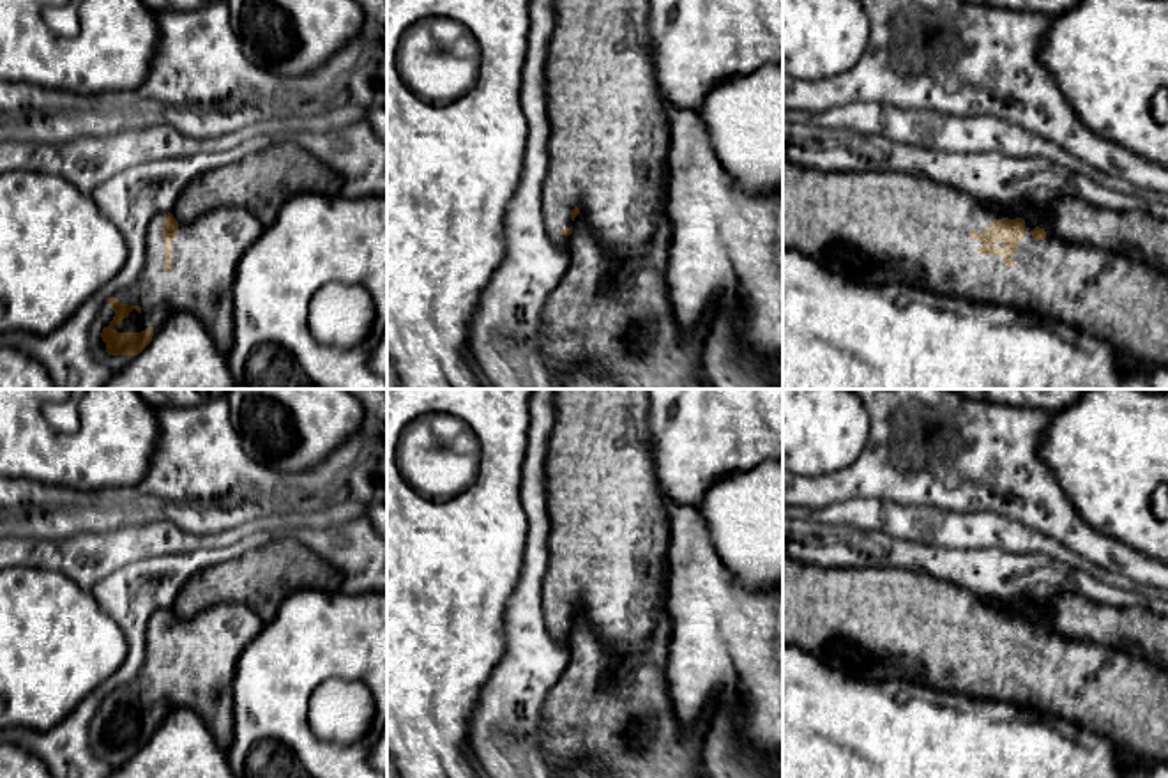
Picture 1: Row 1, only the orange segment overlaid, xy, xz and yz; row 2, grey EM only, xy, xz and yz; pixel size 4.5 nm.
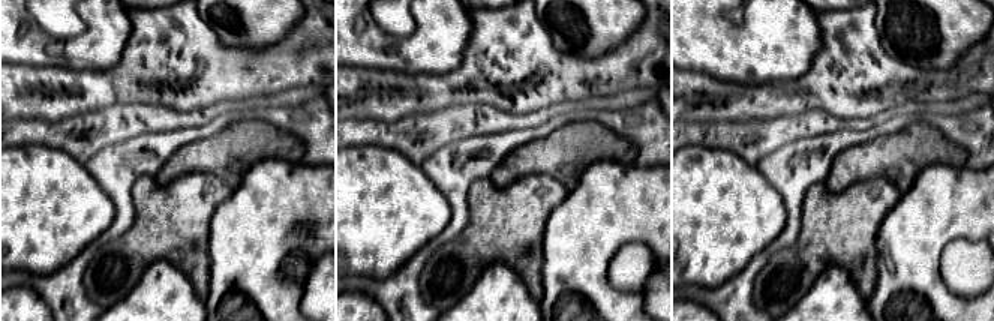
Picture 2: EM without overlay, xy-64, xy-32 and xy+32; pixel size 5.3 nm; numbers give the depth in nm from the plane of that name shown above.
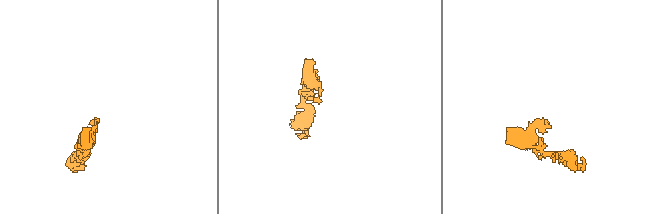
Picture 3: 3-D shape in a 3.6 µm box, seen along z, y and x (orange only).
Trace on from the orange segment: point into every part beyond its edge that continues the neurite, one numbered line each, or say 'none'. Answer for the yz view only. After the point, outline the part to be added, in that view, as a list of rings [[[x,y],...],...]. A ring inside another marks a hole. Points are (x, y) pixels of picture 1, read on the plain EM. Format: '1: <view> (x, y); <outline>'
1: yz (870, 623); [[[783,557],[783,645],[790,645],[799,651],[804,651],[815,656],[816,660],[820,660],[829,668],[834,668],[855,679],[862,679],[862,681],[901,679],[901,681],[928,686],[938,691],[951,691],[951,693],[967,695],[981,700],[998,700],[998,702],[1013,704],[1018,707],[1030,707],[1037,713],[1050,713],[1053,716],[1064,718],[1067,721],[1073,721],[1076,725],[1081,725],[1092,730],[1094,734],[1113,743],[1119,750],[1129,753],[1133,759],[1136,759],[1145,766],[1168,764],[1168,674],[1166,672],[1120,649],[1067,637],[1057,628],[1028,617],[1025,617],[1025,633],[1018,638],[1018,647],[1011,652],[1011,656],[1016,661],[1007,663],[1004,660],[1002,651],[979,651],[977,645],[982,642],[982,638],[974,637],[970,633],[972,624],[975,626],[975,629],[982,629],[982,626],[990,622],[993,615],[1002,615],[1002,614],[1016,615],[1016,612],[1004,610],[997,605],[990,605],[984,598],[977,596],[968,589],[958,587],[951,582],[929,578],[919,571],[901,571],[896,568],[832,568],[832,566],[809,564],[806,561],[797,561],[792,557]]]

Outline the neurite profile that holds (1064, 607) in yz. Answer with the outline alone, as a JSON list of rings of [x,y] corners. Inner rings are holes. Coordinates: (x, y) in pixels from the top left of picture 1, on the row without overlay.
[[[1058,594],[1048,606],[1028,599],[984,599],[1053,626],[1067,637],[1129,652],[1168,674],[1168,617],[1145,606],[1108,606],[1080,594]]]

